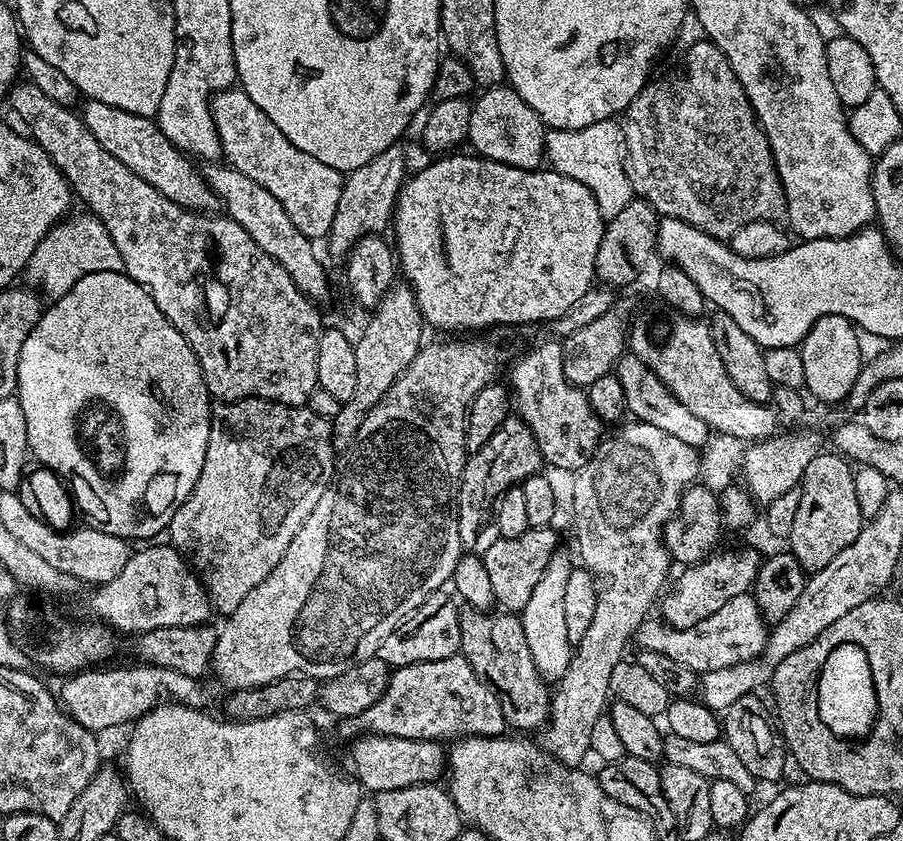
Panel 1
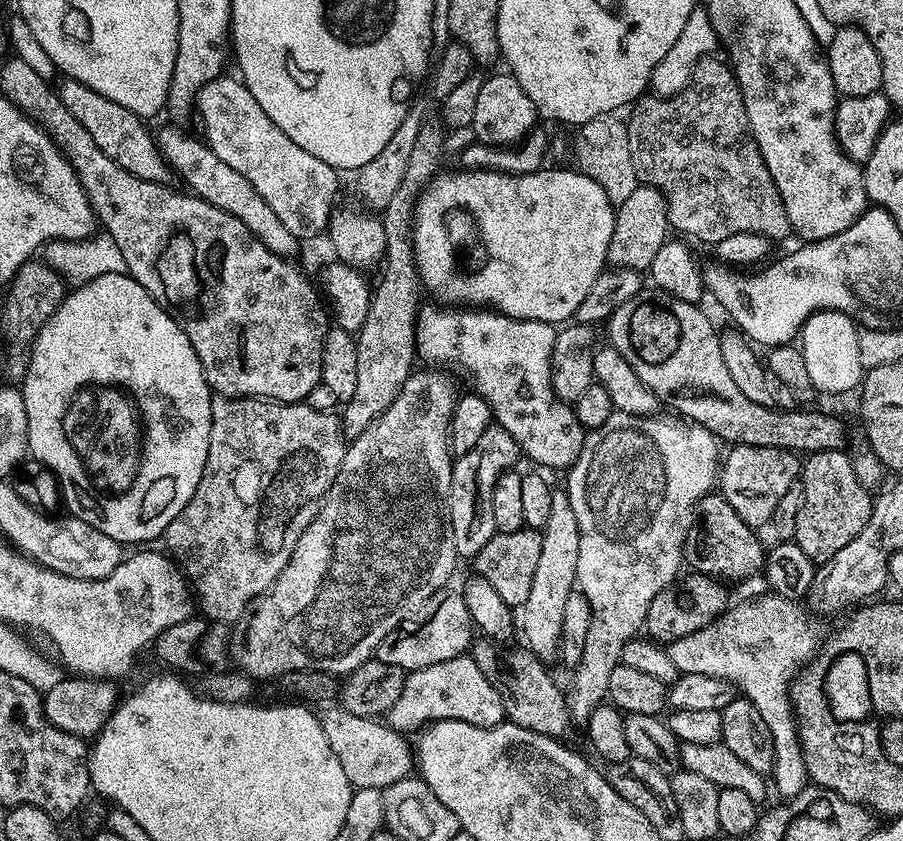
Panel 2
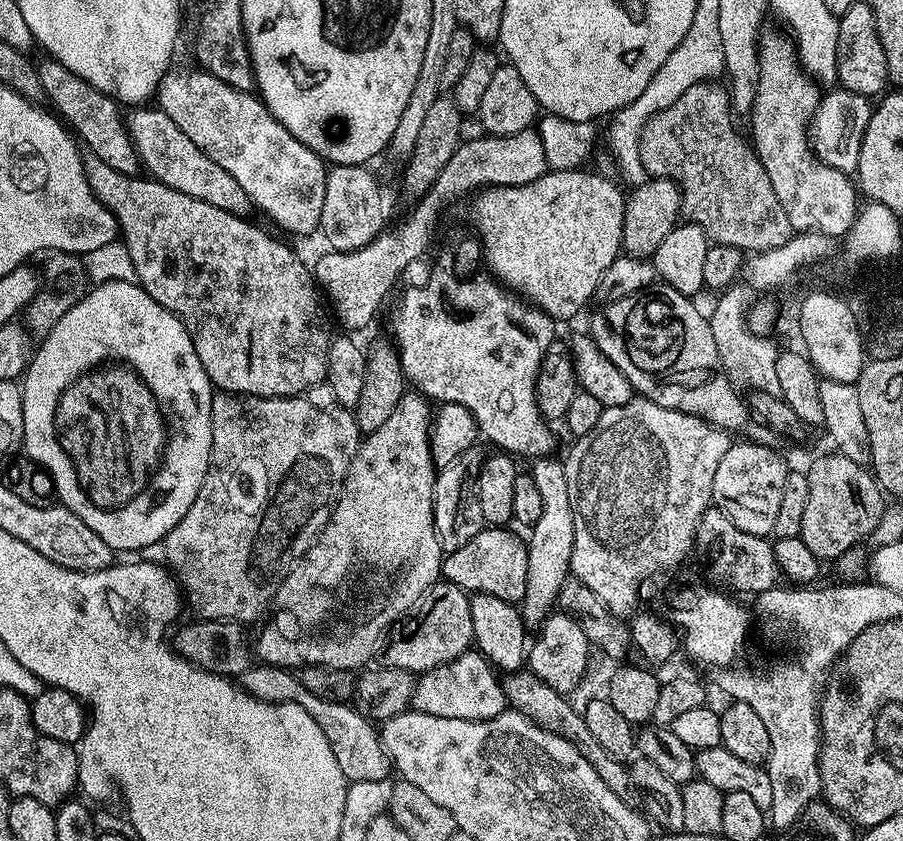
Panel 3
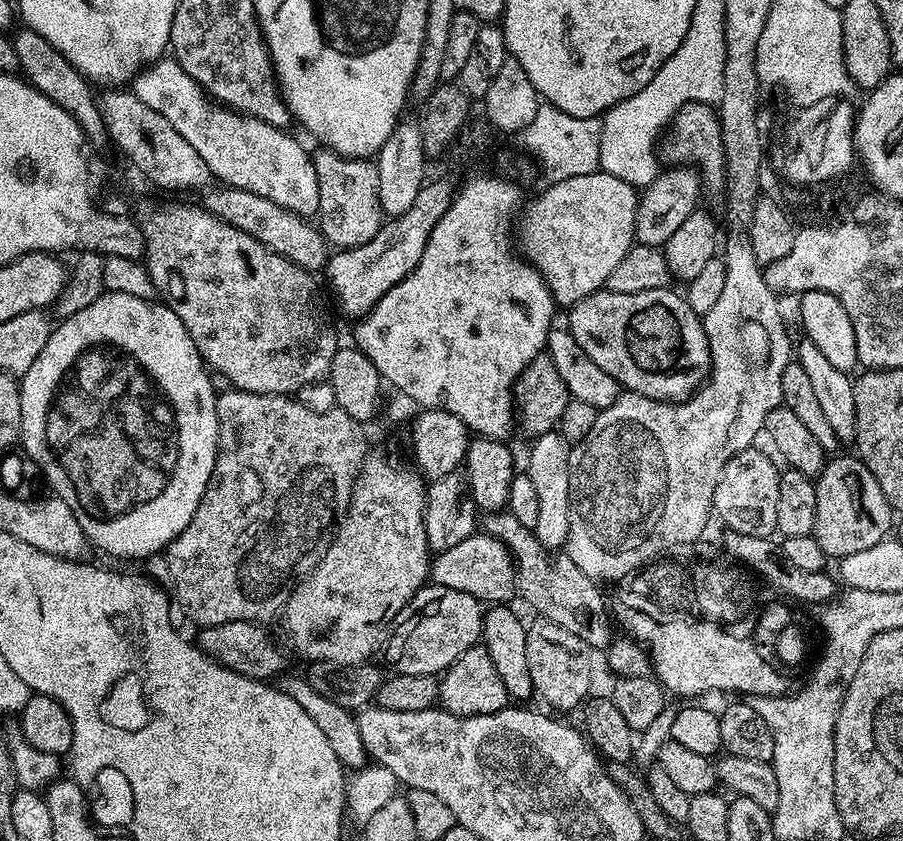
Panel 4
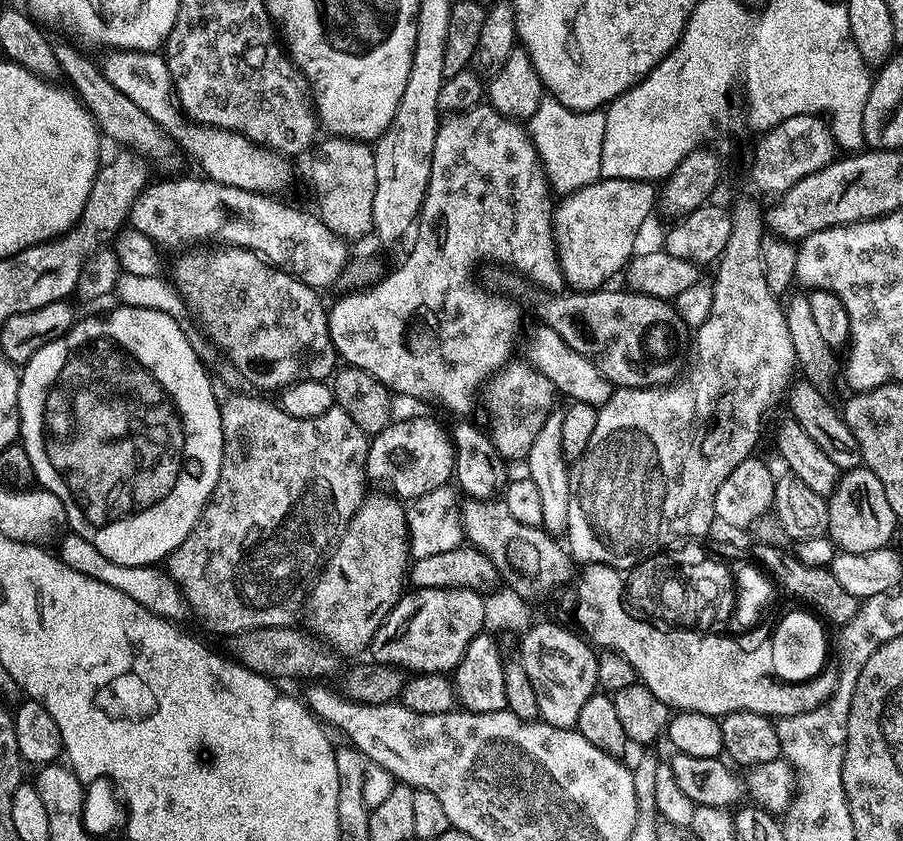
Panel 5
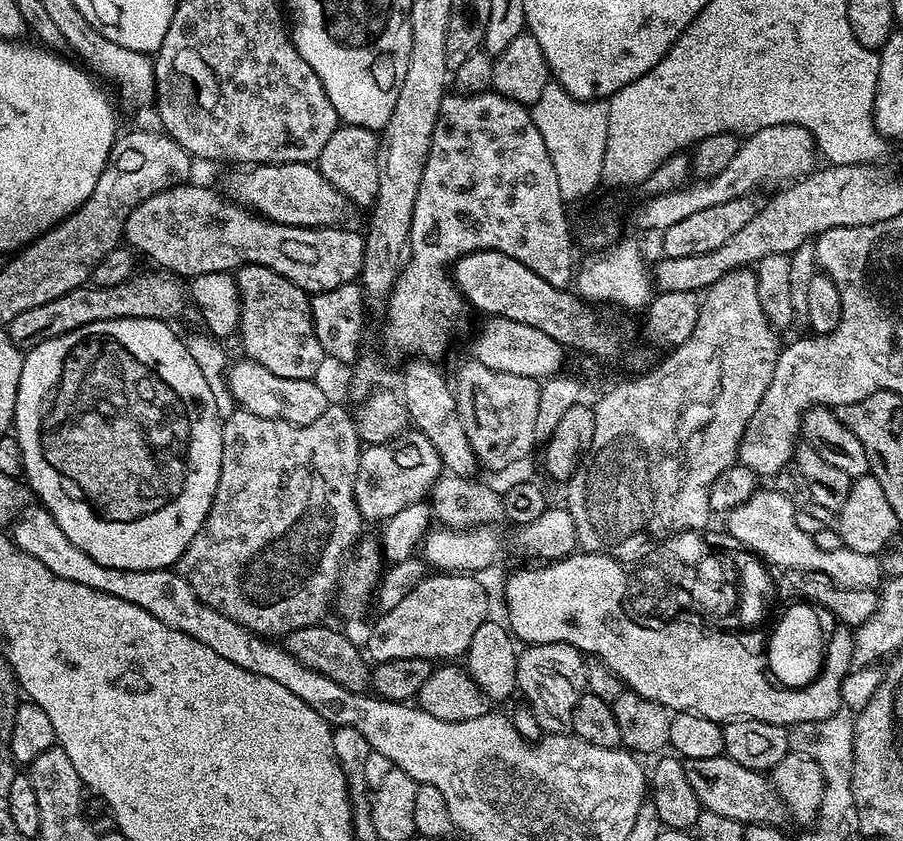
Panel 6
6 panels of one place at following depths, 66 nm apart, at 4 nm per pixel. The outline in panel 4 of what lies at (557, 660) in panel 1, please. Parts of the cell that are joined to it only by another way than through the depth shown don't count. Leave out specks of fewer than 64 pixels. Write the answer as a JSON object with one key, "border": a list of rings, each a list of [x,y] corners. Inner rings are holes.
{"border":[[[556,430],[535,437],[531,444],[526,475],[530,482],[534,482],[538,494],[538,526],[534,531],[544,549],[560,550],[567,545],[570,534],[570,448],[564,437]]]}

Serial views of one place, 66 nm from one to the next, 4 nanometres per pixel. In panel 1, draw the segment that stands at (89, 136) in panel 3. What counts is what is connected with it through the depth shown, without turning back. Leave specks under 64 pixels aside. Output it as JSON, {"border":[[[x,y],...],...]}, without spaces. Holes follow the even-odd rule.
{"border":[[[85,99],[83,101],[82,115],[84,125],[98,138],[98,143],[114,154],[126,170],[134,170],[142,182],[150,182],[158,194],[166,194],[170,202],[178,202],[178,206],[188,209],[189,212],[202,212],[205,214],[213,211],[212,207],[217,207],[218,197],[214,190],[204,180],[203,171],[199,167],[195,168],[193,161],[189,159],[180,149],[175,148],[162,134],[160,125],[155,119],[142,114],[130,114],[130,110],[122,110],[118,106],[106,106],[106,102]]]}

